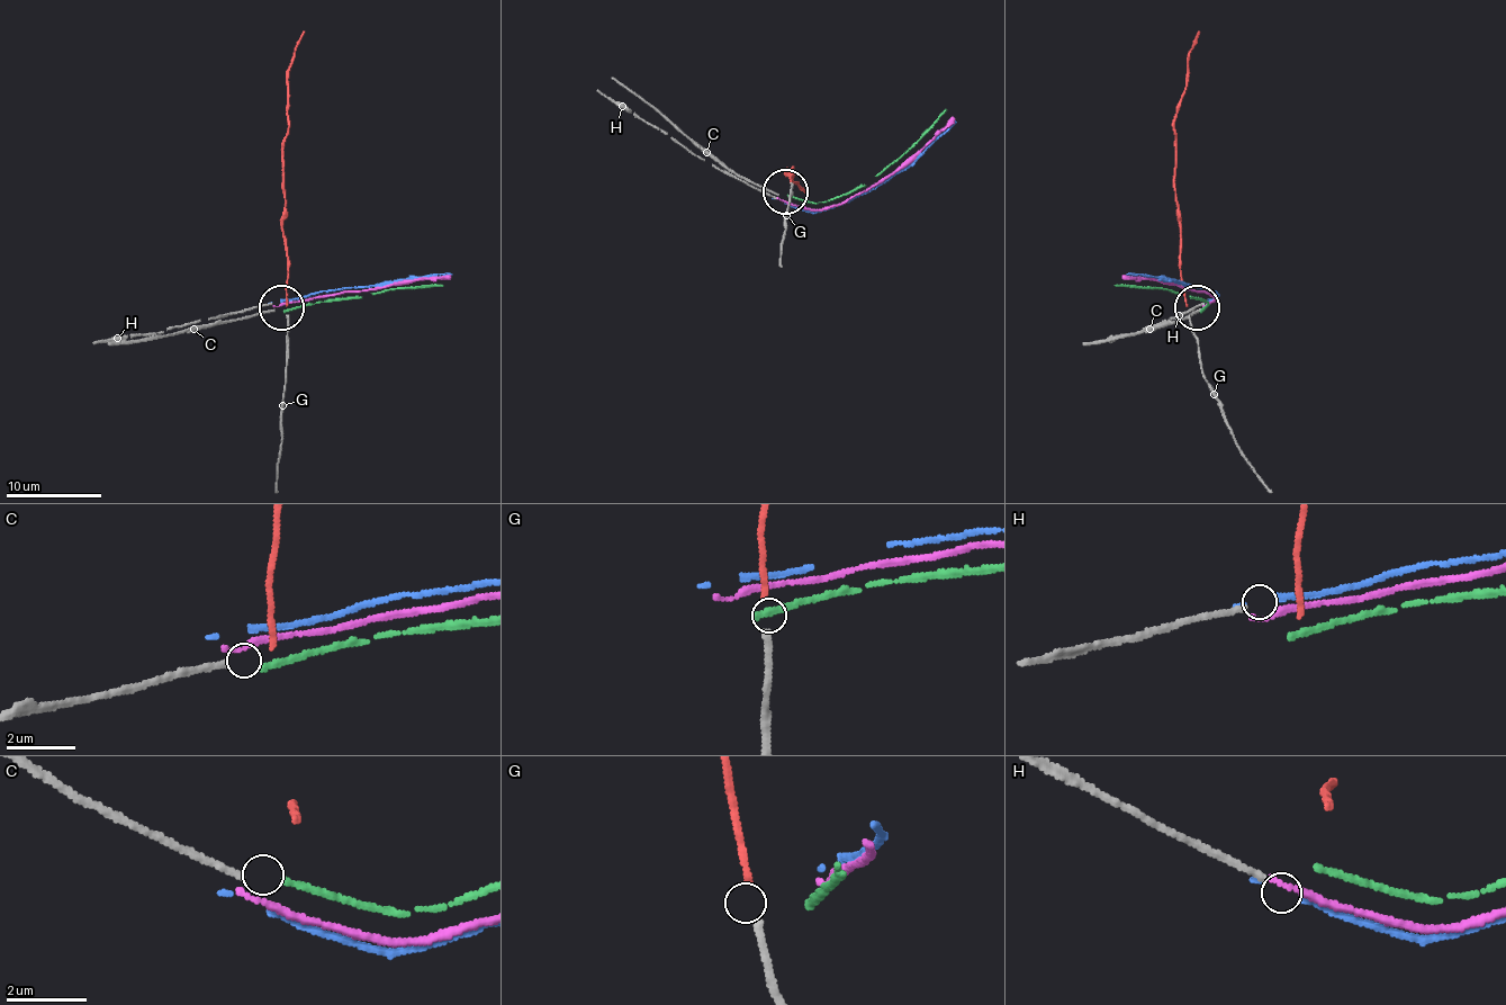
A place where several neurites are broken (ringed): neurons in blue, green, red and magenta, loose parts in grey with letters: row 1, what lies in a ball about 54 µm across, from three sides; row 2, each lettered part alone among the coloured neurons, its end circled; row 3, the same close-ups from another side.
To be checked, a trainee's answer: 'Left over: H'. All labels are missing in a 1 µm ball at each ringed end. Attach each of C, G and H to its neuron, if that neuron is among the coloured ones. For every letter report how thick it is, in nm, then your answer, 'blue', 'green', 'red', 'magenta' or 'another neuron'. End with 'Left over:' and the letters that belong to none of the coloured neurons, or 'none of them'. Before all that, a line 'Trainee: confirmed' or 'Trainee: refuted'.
Trainee: refuted
C: 180 nm | another neuron
G: 200 nm | red
H: 160 nm | another neuron
Left over: C, H

